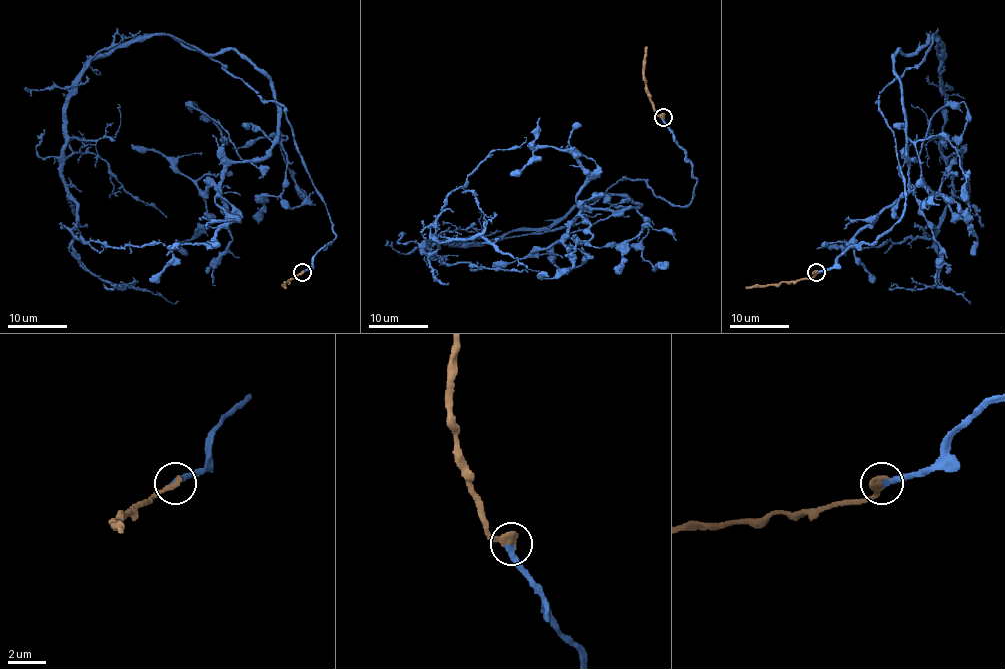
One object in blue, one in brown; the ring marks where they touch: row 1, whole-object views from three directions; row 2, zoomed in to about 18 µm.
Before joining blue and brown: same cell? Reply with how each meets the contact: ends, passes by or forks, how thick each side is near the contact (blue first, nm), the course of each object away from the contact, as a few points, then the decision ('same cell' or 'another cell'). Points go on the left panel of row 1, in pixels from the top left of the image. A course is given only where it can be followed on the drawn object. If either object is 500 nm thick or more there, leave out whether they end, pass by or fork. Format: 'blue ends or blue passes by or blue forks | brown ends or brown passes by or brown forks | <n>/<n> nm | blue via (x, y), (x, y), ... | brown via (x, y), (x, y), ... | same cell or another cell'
blue ends | brown ends | 280/400 nm | blue via (301, 273), (335, 239), (283, 108), (144, 35), (80, 75), (64, 188), (91, 271), (178, 301) | brown via (301, 273), (283, 283), (286, 287) | same cell

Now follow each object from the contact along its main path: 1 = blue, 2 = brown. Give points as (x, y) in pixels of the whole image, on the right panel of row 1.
1: (816, 273), (900, 218), (905, 184), (878, 96), (936, 35), (952, 188), (936, 285), (970, 301)
2: (816, 273), (811, 277), (746, 287)

